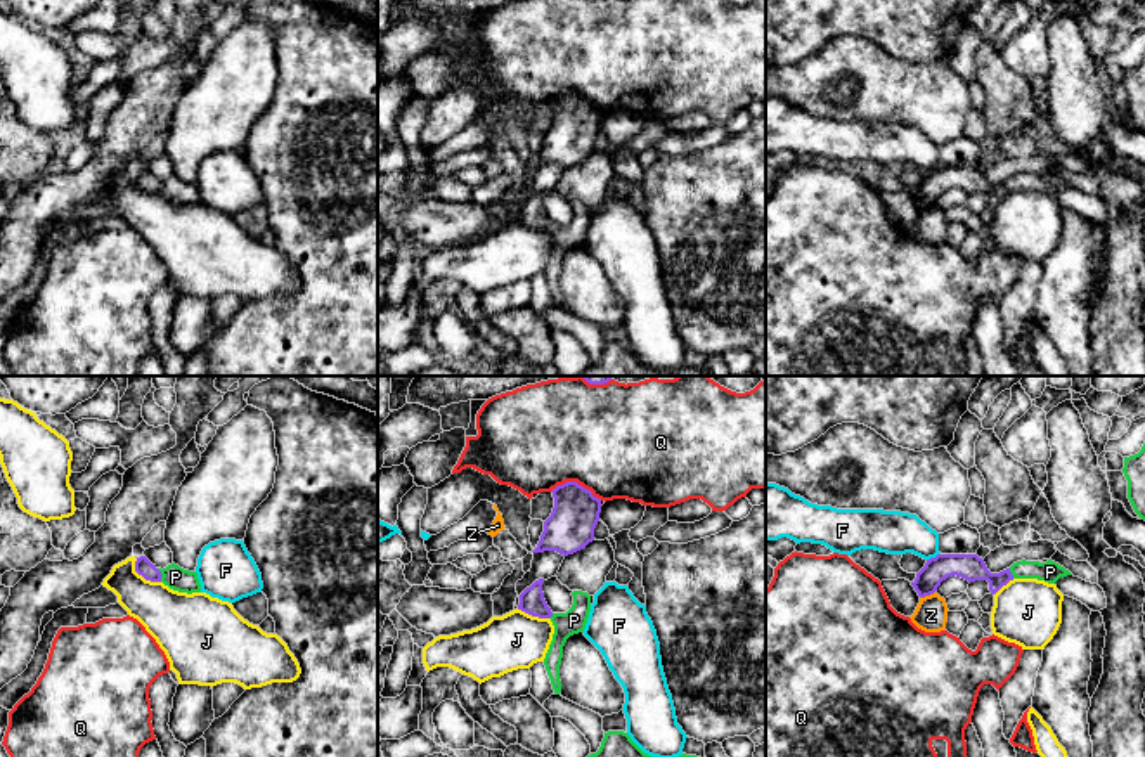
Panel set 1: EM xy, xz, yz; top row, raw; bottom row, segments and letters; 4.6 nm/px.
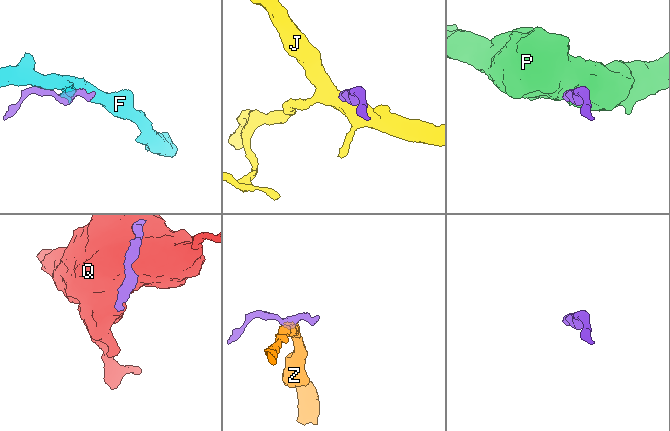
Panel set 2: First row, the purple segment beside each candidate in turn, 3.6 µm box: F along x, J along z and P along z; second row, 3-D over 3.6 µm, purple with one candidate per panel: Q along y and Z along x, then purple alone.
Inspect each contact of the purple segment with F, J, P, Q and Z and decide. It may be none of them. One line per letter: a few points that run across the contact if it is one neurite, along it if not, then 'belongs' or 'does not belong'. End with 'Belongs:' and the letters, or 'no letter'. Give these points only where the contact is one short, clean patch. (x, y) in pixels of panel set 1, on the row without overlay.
F: does not belong
J: xy (134, 174), (134, 181), (139, 186), (160, 194) | does not belong
P: xy (142, 177), (149, 184), (161, 187), (175, 189) | belongs
Q: does not belong
Z: yz (934, 203), (920, 210) | does not belong
Belongs: P

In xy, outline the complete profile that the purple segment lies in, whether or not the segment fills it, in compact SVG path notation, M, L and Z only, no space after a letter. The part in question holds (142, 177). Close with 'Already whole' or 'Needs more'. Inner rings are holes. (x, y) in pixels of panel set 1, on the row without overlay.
M146 168L137 170L135 184L151 194L163 194L178 204L201 204L201 196L196 184L189 184L171 175L166 180L158 180Z. Needs more

